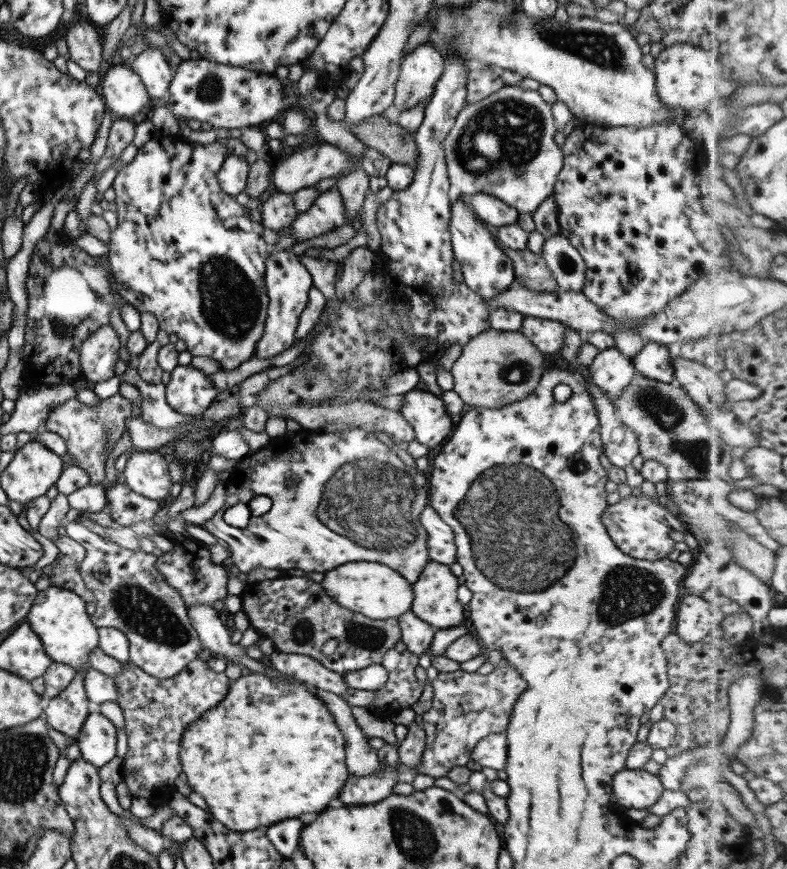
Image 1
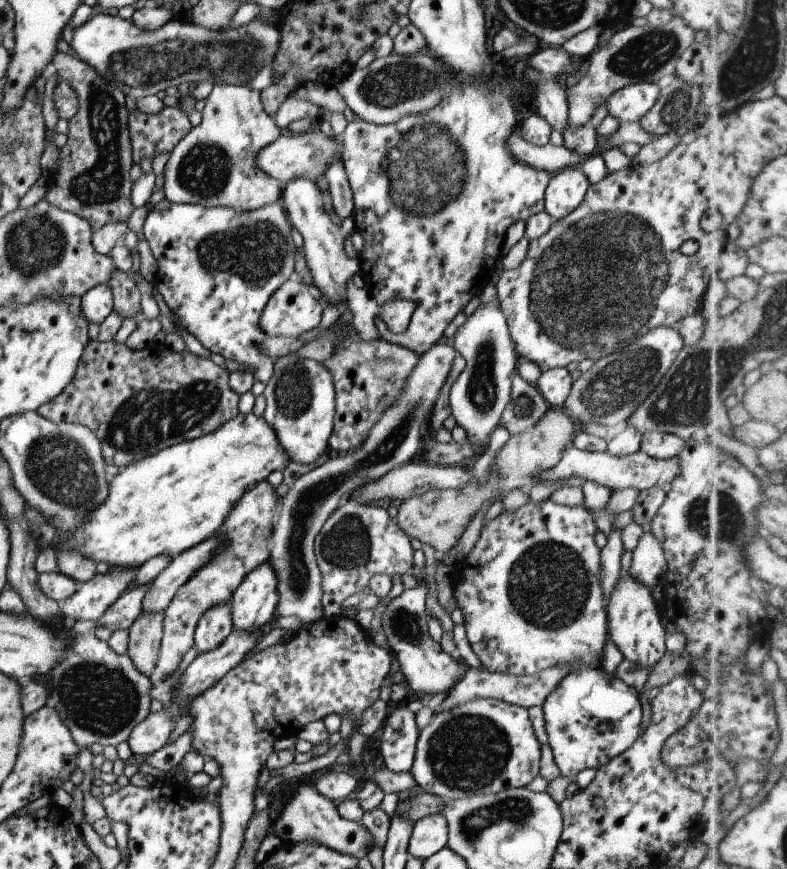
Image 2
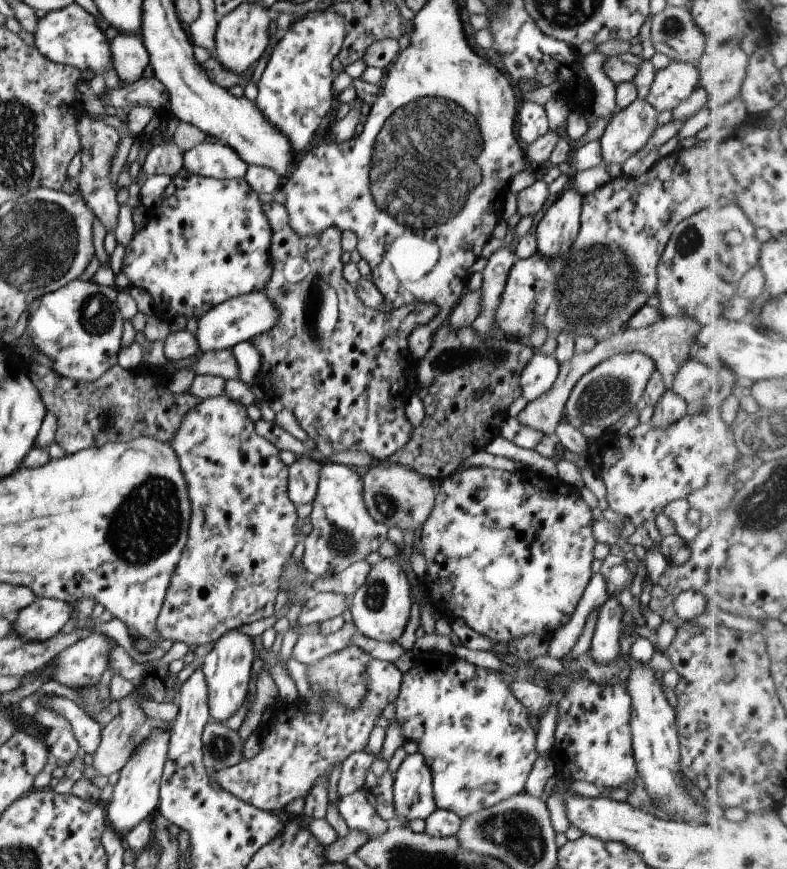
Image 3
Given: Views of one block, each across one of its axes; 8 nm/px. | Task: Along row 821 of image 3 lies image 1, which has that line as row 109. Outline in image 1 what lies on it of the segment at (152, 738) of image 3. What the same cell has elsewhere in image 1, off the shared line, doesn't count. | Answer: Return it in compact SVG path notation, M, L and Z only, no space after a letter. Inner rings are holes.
M117 62L112 63L109 69L100 73L103 74L103 78L100 78L99 94L104 100L105 112L109 112L115 119L137 121L144 105L149 105L151 99L137 74L134 74L128 66L123 66Z

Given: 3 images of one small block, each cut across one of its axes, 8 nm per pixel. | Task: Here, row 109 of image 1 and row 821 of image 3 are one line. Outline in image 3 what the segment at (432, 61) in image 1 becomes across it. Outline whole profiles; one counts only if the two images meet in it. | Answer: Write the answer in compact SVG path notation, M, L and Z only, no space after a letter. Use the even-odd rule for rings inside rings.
M421 754L407 755L392 780L394 819L399 824L424 820L436 810L430 771Z

